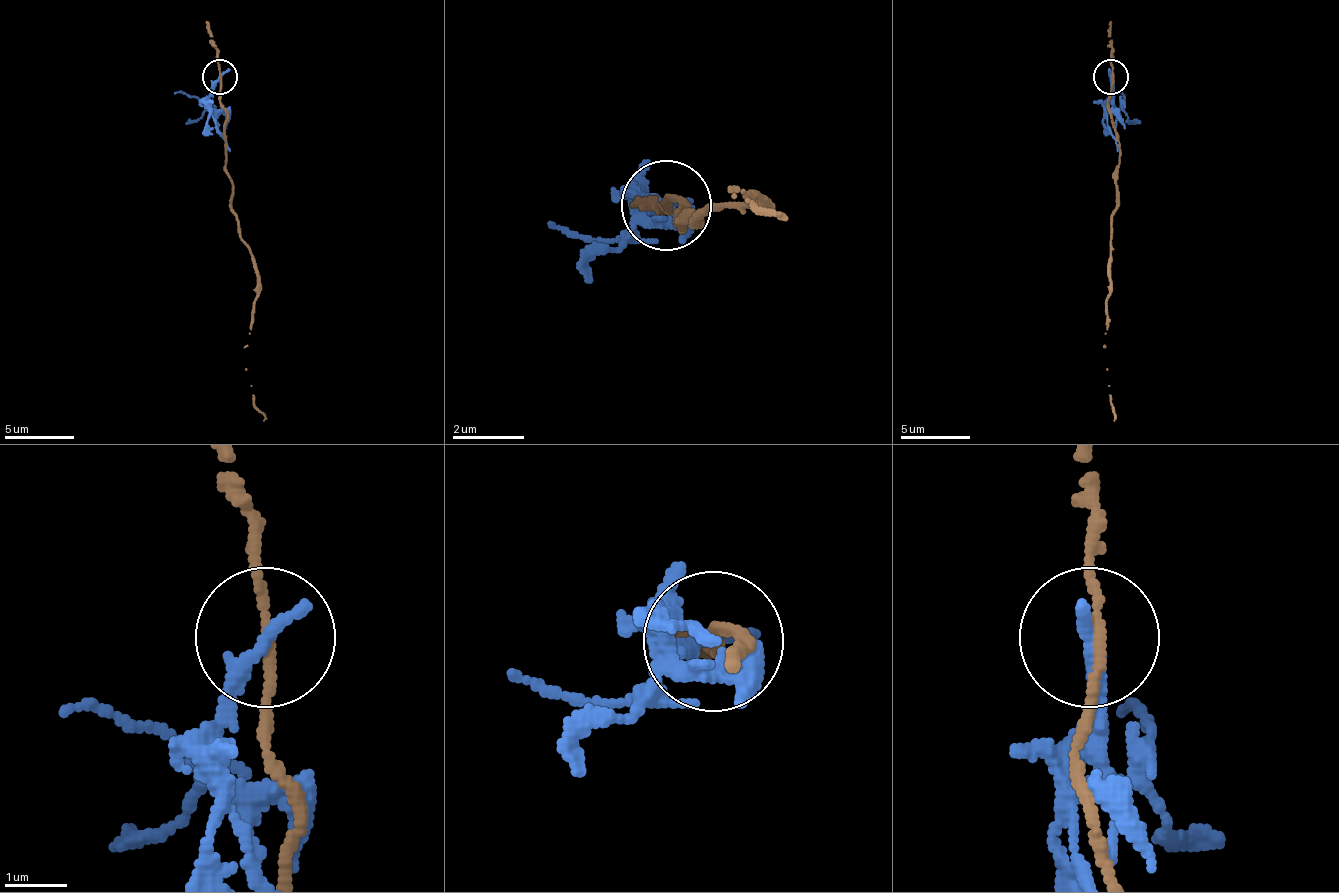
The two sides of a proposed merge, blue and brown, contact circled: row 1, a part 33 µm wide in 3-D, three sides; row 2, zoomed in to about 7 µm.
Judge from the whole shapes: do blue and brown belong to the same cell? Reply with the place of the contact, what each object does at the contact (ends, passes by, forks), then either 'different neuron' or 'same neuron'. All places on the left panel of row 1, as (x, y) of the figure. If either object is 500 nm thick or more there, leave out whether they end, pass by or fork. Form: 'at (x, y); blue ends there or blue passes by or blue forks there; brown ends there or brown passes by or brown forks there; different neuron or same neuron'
at (220, 76); blue ends there; brown passes by; different neuron

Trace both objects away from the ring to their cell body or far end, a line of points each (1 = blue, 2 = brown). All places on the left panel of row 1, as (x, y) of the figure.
1: (219, 77), (212, 91), (212, 119), (229, 151)
2: (219, 74), (226, 123), (229, 210), (257, 276), (247, 371), (254, 406), (268, 420)

